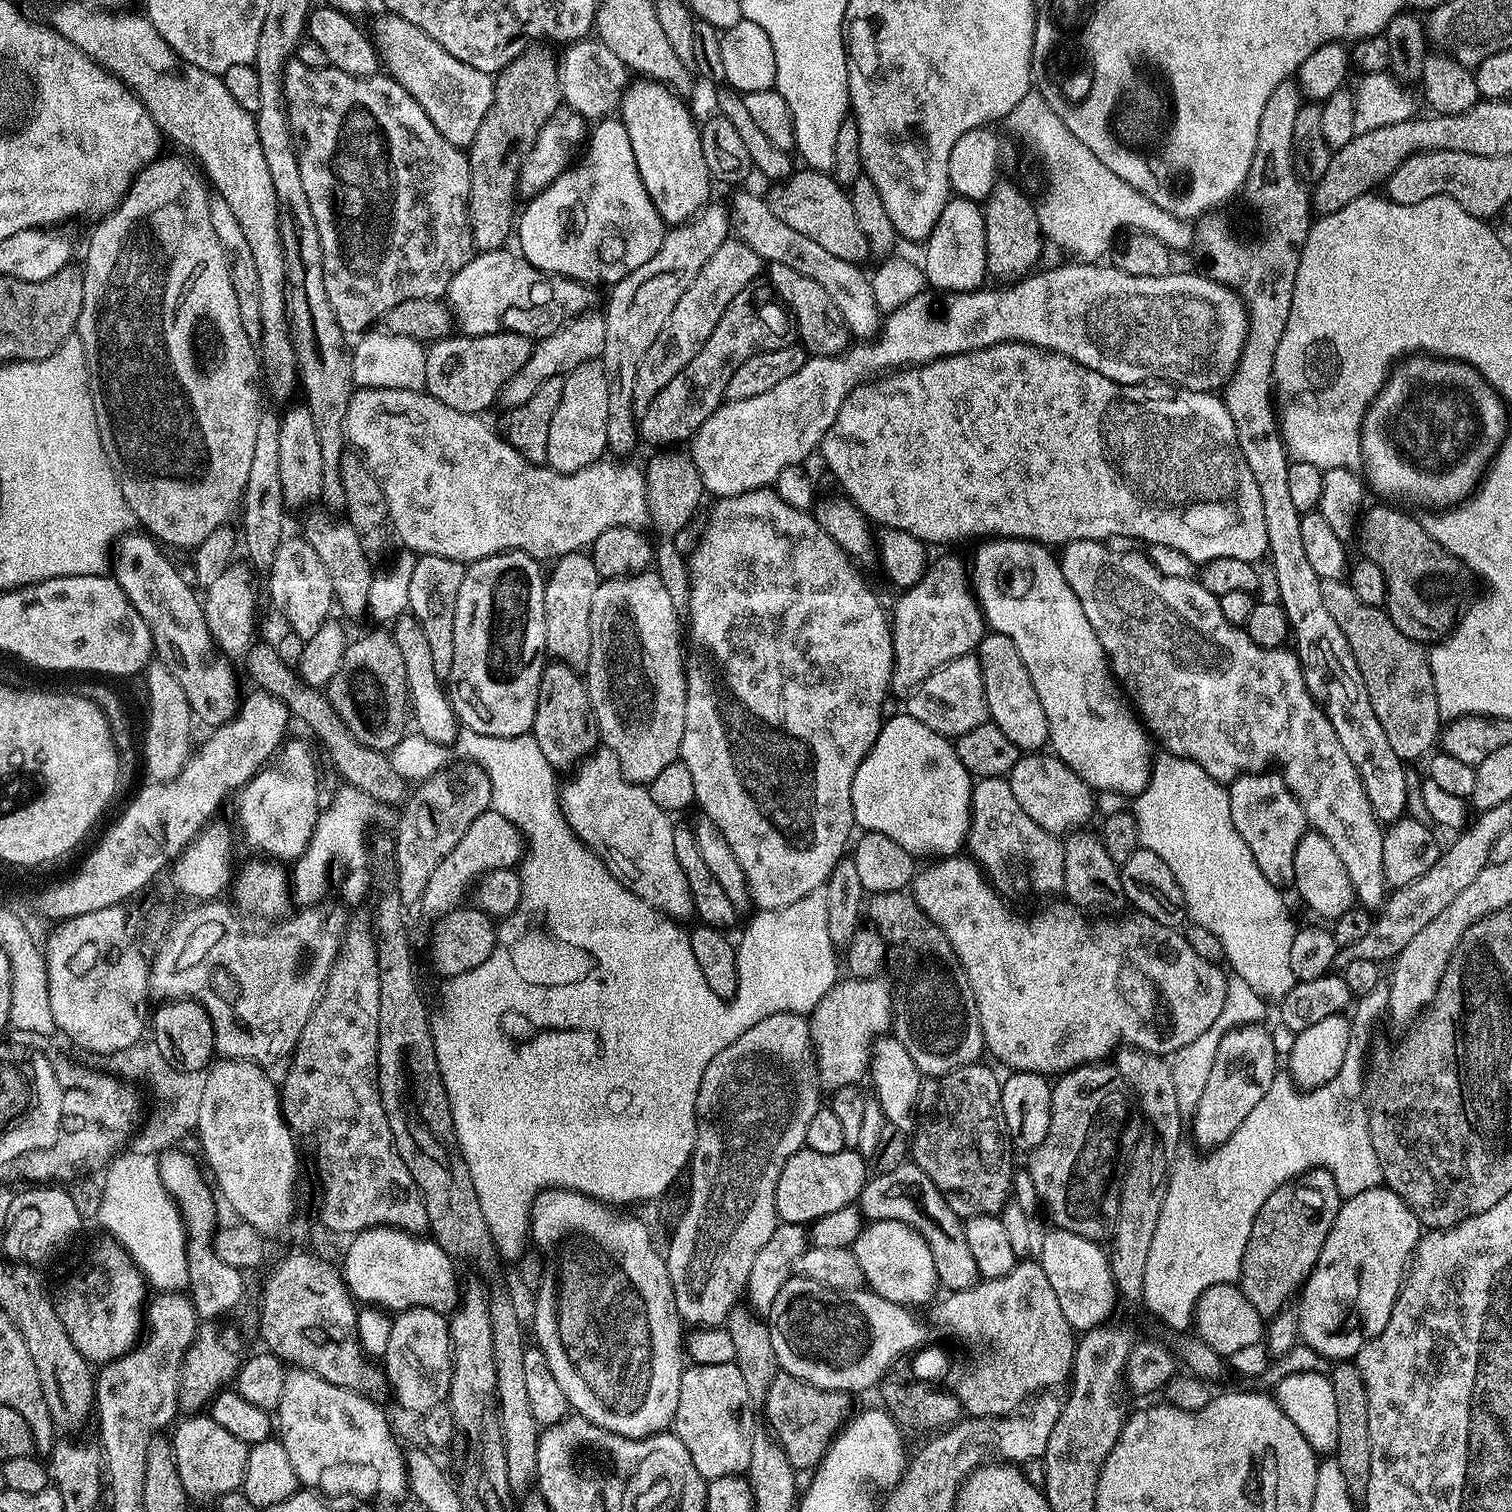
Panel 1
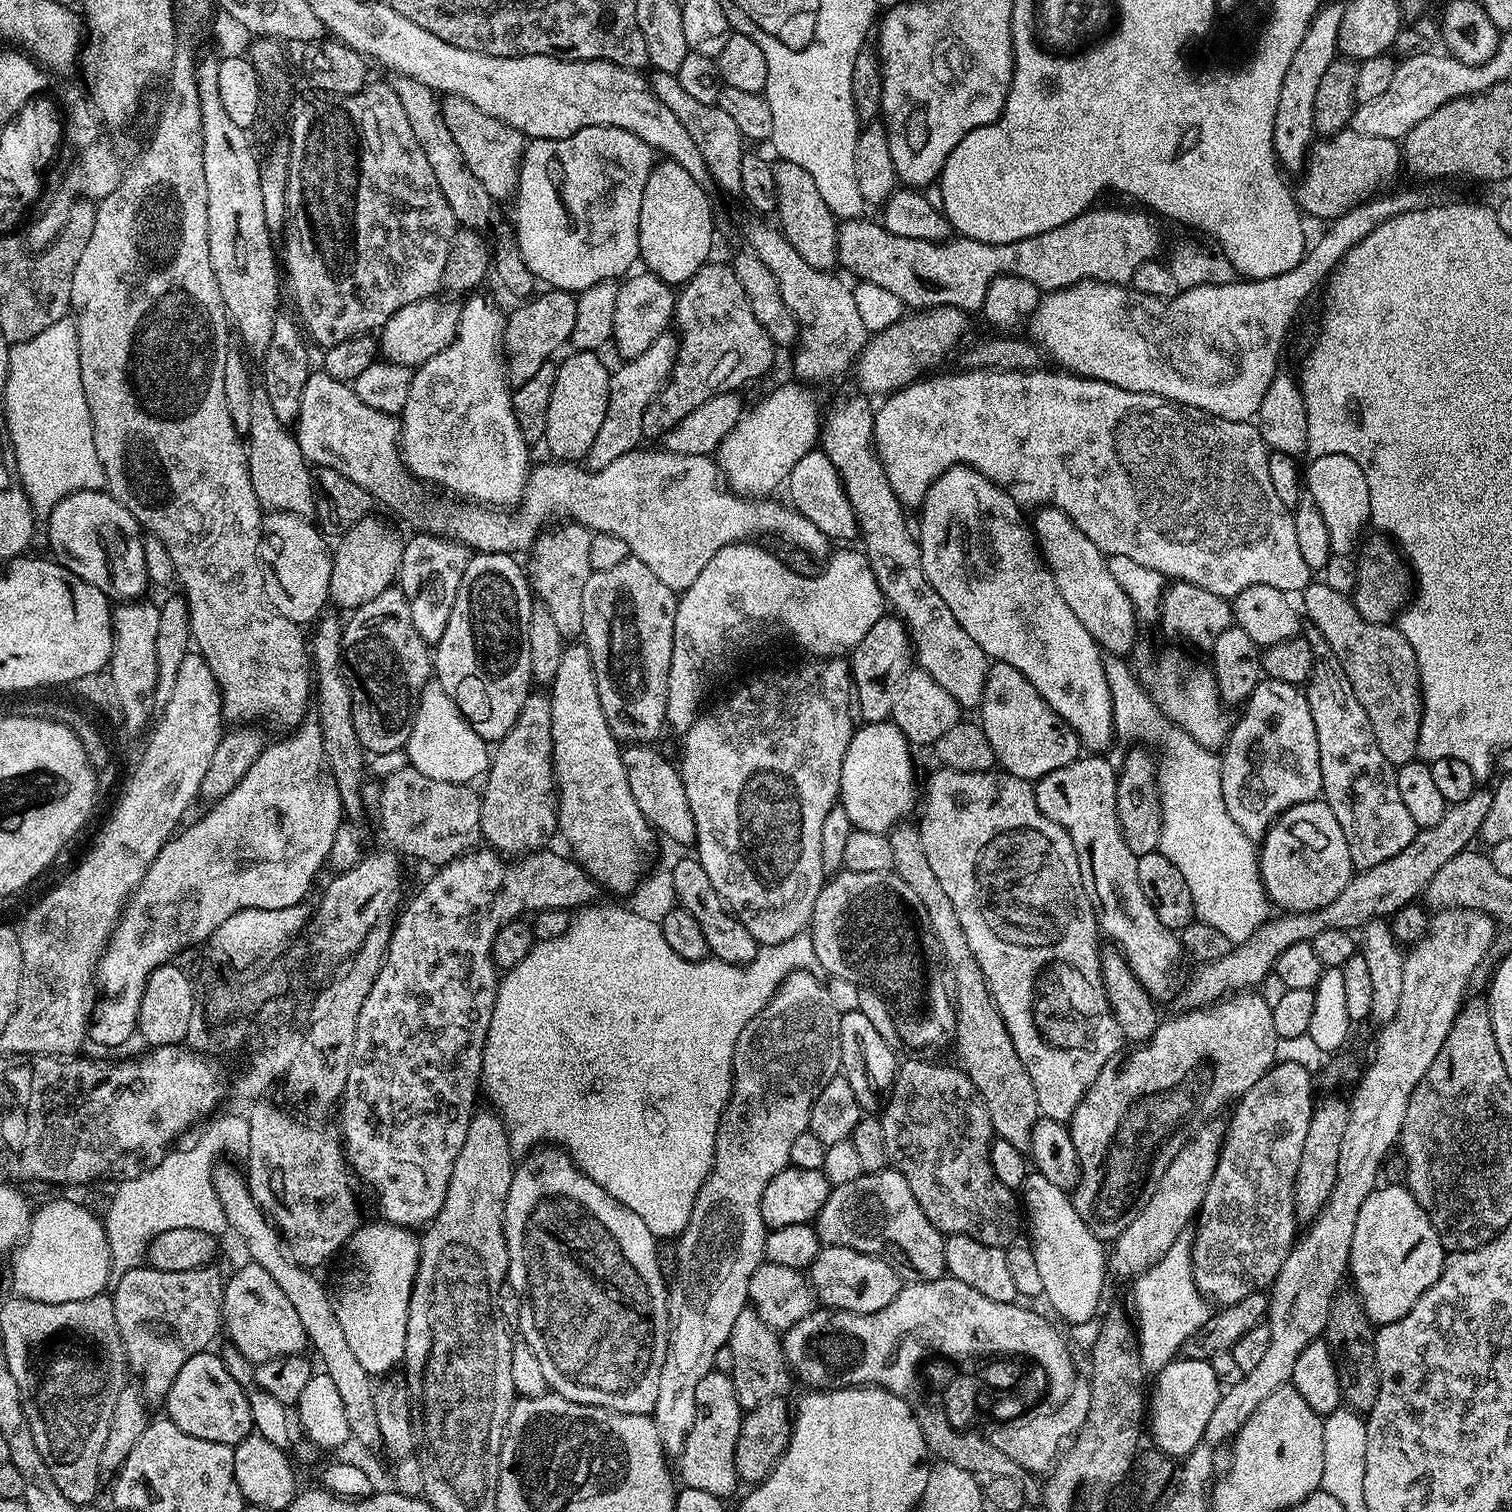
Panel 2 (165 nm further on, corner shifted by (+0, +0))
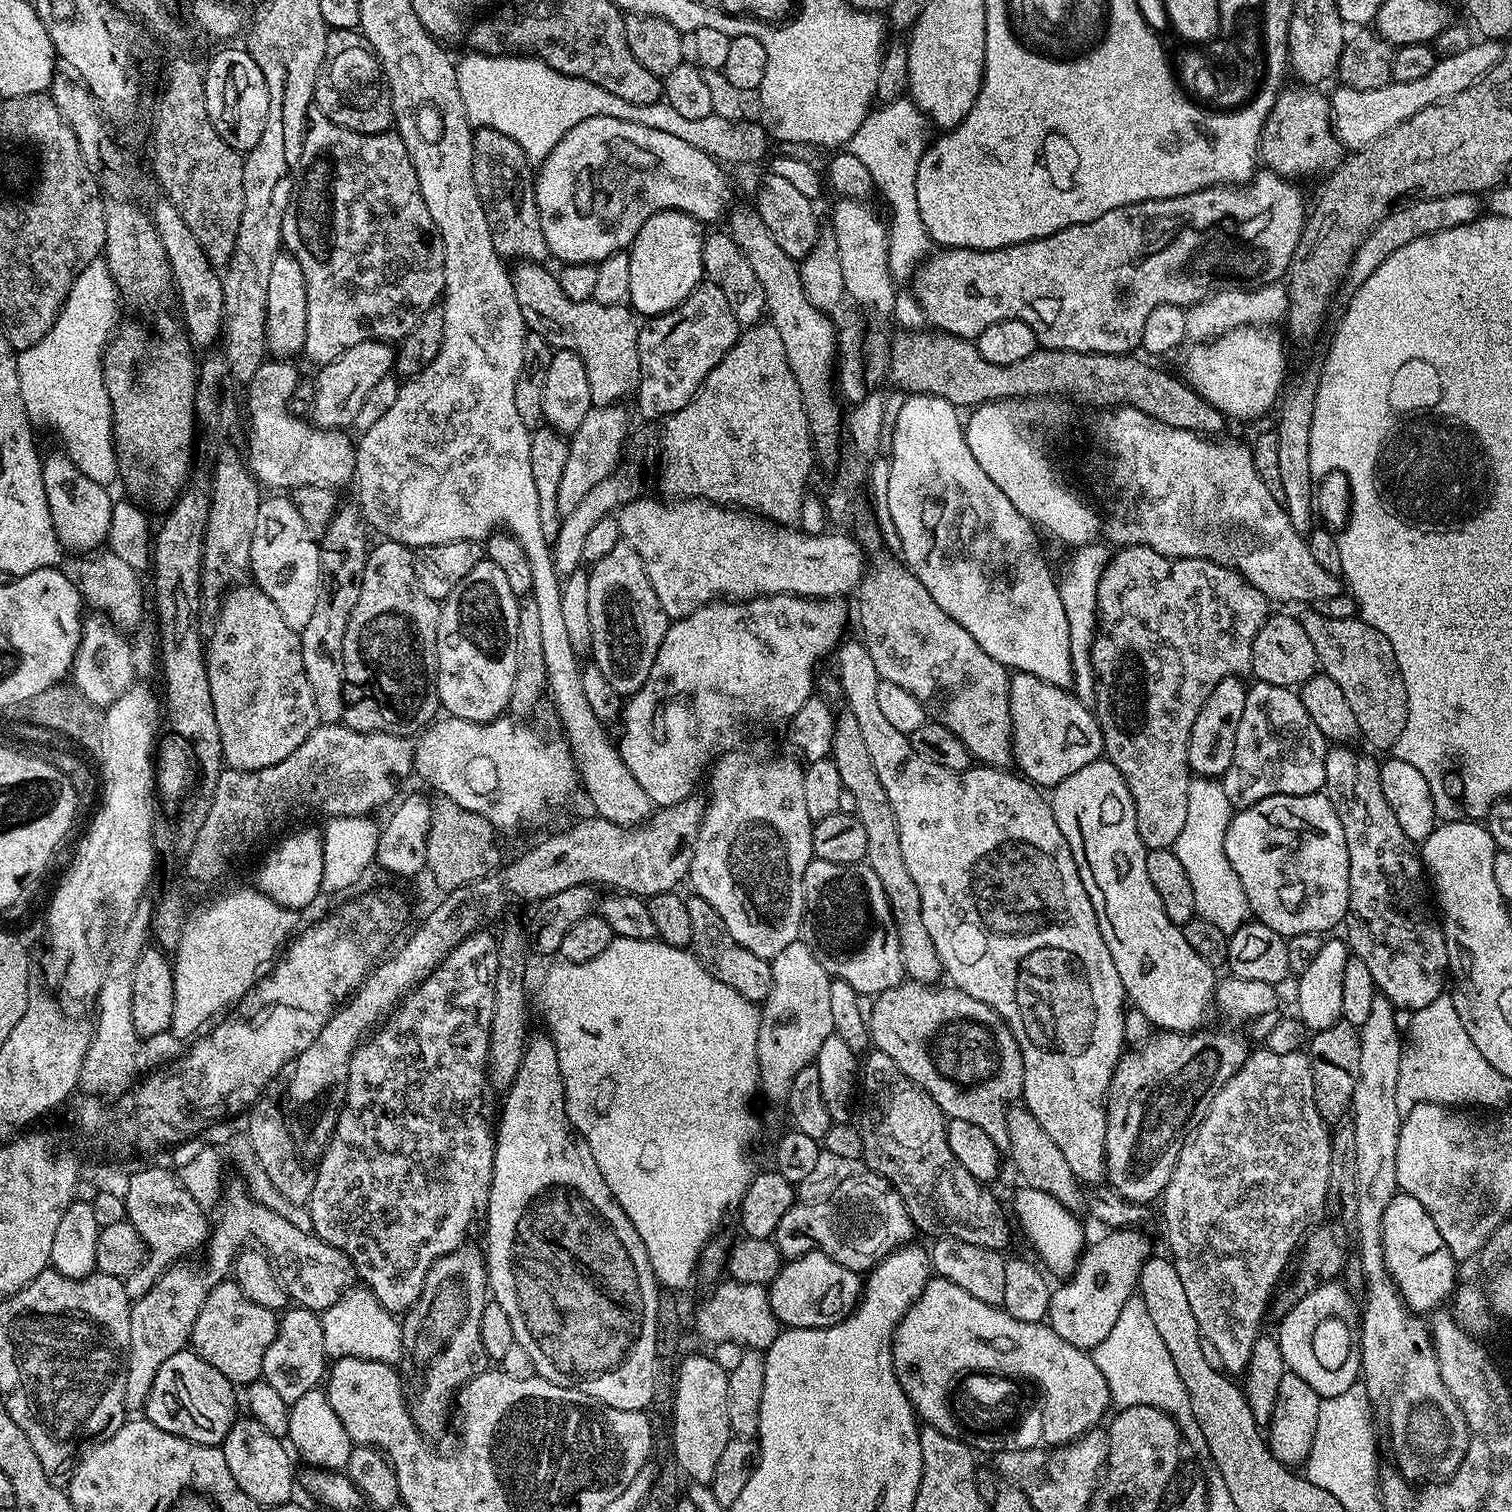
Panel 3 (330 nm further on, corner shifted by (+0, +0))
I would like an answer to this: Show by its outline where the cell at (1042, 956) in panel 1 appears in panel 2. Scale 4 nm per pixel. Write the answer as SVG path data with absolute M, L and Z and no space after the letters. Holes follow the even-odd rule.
M1477 790L1470 794L1470 798L1466 798L1466 802L1449 804L1442 814L1442 822L1438 822L1438 826L1419 829L1414 842L1410 842L1410 846L1406 846L1406 850L1394 854L1394 858L1390 858L1378 866L1357 871L1353 875L1352 881L1346 886L1346 890L1342 890L1342 894L1338 894L1338 898L1334 898L1334 902L1330 902L1330 906L1309 912L1284 912L1283 914L1276 914L1280 916L1273 915L1260 924L1258 930L1254 930L1254 934L1250 934L1250 938L1235 945L1232 951L1226 954L1226 958L1218 958L1214 962L1206 962L1205 964L1196 964L1193 967L1193 972L1188 976L1188 985L1184 988L1185 1005L1188 1008L1202 1008L1215 1004L1217 1000L1222 1000L1231 993L1255 989L1273 971L1278 954L1282 954L1282 950L1286 950L1286 946L1294 946L1294 942L1310 942L1314 938L1314 934L1322 934L1322 930L1327 928L1337 928L1343 932L1359 929L1369 920L1391 917L1400 909L1413 903L1423 893L1430 878L1438 870L1442 870L1442 866L1446 866L1446 862L1450 862L1450 858L1454 858L1454 854L1465 851L1471 845L1468 843L1479 837L1480 827L1487 812L1490 811L1491 801L1491 791Z

